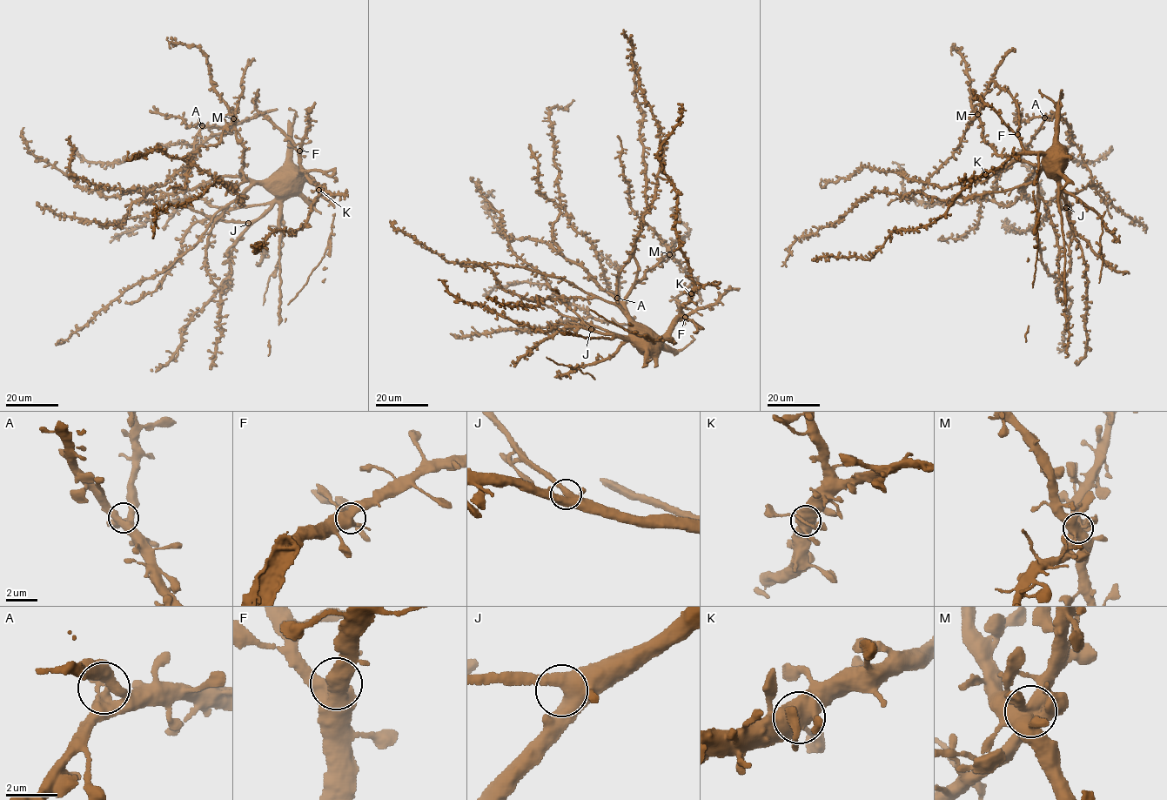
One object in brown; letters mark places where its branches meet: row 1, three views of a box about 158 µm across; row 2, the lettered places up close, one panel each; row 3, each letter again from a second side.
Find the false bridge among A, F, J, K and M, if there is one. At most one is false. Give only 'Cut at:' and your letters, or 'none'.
Cut at: none

